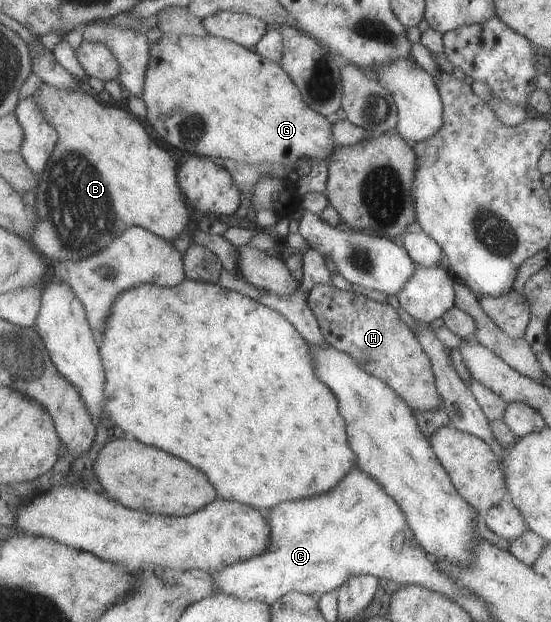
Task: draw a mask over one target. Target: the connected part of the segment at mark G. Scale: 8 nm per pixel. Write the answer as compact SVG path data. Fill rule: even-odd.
M164 35L164 37L163 37L163 39L162 39L162 40L160 40L160 41L159 41L159 42L158 42L158 43L150 43L150 63L148 63L148 71L146 71L146 79L144 79L144 93L142 93L142 99L143 99L143 101L144 101L144 103L145 103L145 106L146 106L146 108L147 108L147 116L146 116L146 118L145 118L145 119L146 119L146 120L147 120L147 121L148 121L148 122L149 122L149 124L150 124L150 125L152 125L152 127L154 127L154 129L155 129L155 130L156 130L156 133L158 133L158 135L160 135L160 139L162 139L162 141L165 141L165 143L167 143L167 145L168 145L168 146L171 146L171 145L172 145L172 147L174 147L174 149L180 149L180 151L182 151L182 152L183 152L183 153L184 153L184 154L187 154L187 153L188 153L188 154L189 154L189 155L192 155L192 156L193 156L193 155L199 155L199 156L202 156L202 157L205 157L205 158L211 158L211 159L214 159L214 160L215 160L215 161L219 161L219 162L220 162L220 161L221 161L221 160L222 160L222 159L232 159L232 160L233 160L233 161L238 161L238 163L246 163L246 164L248 164L248 165L260 165L260 164L262 164L262 163L280 163L280 165L284 165L284 167L294 167L294 170L296 170L296 169L297 169L297 167L298 167L298 166L299 166L299 164L300 164L300 163L301 163L301 162L302 162L302 160L304 160L304 159L310 159L310 160L313 160L313 161L316 161L316 163L318 163L318 161L324 161L324 159L326 159L326 160L328 160L328 165L329 165L329 160L330 160L330 159L331 159L331 158L332 158L332 155L334 155L334 151L336 151L336 147L337 147L337 146L338 146L338 145L337 145L337 143L336 143L336 141L334 141L334 133L332 133L332 122L333 122L333 121L332 121L332 119L328 119L328 117L324 117L324 115L320 115L320 113L318 113L318 111L316 111L316 110L315 110L315 109L312 109L312 107L310 107L310 105L308 105L308 102L307 102L307 101L304 101L304 97L302 97L302 93L300 93L300 89L298 89L298 85L296 85L296 82L295 82L295 81L292 81L292 77L290 77L290 75L288 75L288 73L286 73L286 69L284 69L284 67L282 67L282 65L280 65L280 64L279 64L279 62L273 62L273 61L272 61L272 60L271 60L271 59L268 59L268 58L267 58L267 57L264 57L264 56L263 56L263 55L260 55L260 54L259 54L259 53L258 53L258 52L257 52L257 51L256 51L256 50L255 50L255 49L253 49L253 48L247 48L247 47L244 47L244 46L243 46L243 45L240 45L240 43L236 43L236 41L230 41L230 40L228 40L228 39L222 39L222 37L216 37L216 36L214 36L214 35L208 35L208 37L206 37L206 39L202 39L202 37L192 37L192 35Z

